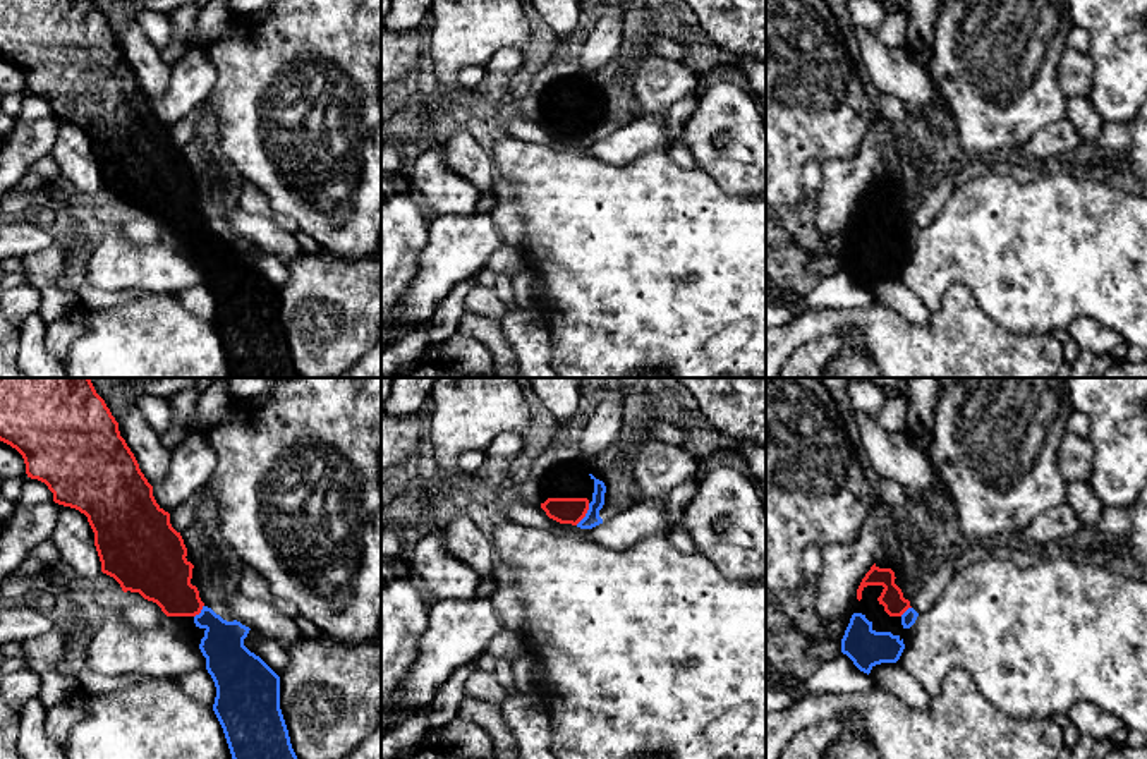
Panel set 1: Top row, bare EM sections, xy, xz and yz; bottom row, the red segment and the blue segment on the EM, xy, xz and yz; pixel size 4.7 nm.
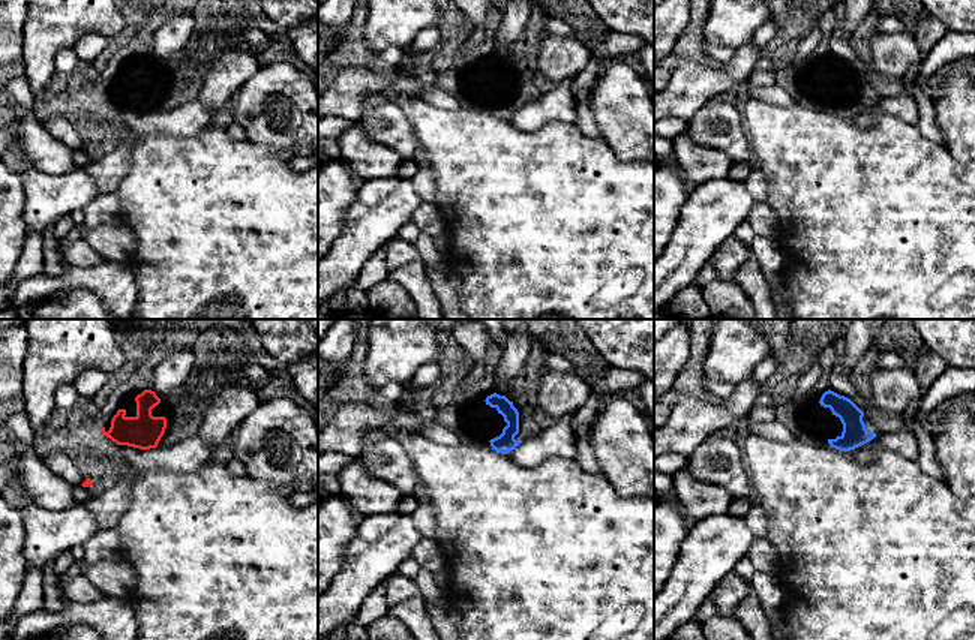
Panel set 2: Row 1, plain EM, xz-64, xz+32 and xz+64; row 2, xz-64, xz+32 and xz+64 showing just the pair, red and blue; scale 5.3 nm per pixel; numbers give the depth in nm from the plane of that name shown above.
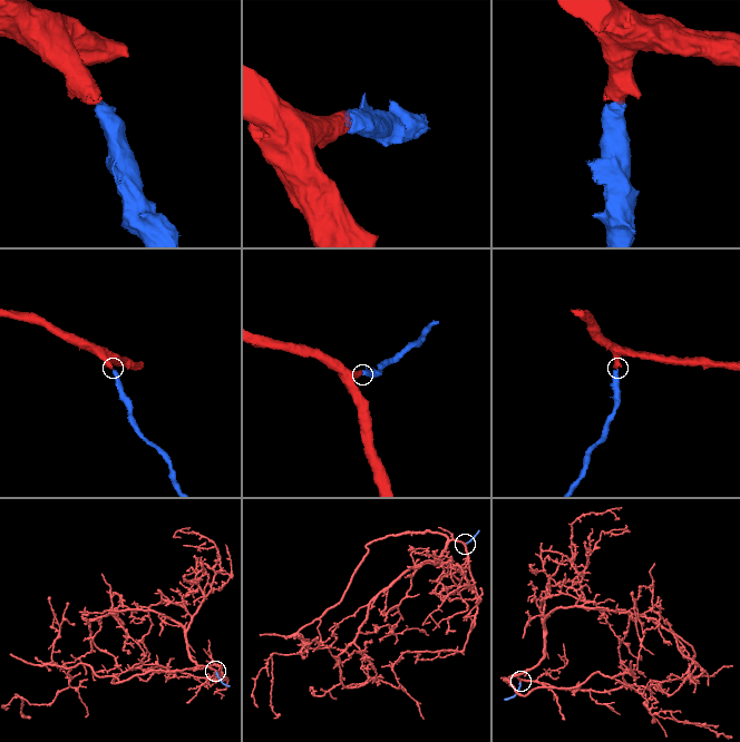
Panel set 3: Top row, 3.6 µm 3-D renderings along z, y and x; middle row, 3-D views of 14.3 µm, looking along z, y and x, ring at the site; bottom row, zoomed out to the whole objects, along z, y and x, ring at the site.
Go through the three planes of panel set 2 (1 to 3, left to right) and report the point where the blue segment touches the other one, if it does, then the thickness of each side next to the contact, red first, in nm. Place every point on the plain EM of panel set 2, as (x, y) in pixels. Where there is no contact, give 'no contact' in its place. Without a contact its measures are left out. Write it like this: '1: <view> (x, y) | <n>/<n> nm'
1: no contact
2: no contact
3: no contact

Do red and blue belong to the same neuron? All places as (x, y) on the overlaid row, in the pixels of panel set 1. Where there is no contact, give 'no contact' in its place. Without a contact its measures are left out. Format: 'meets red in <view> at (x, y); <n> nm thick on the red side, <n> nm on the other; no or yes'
meets red in xz at (584, 514); 130 nm thick on the red side, 70 nm on the other; yes

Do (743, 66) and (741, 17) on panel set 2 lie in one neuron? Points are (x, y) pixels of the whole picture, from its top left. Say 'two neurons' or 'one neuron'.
two neurons

